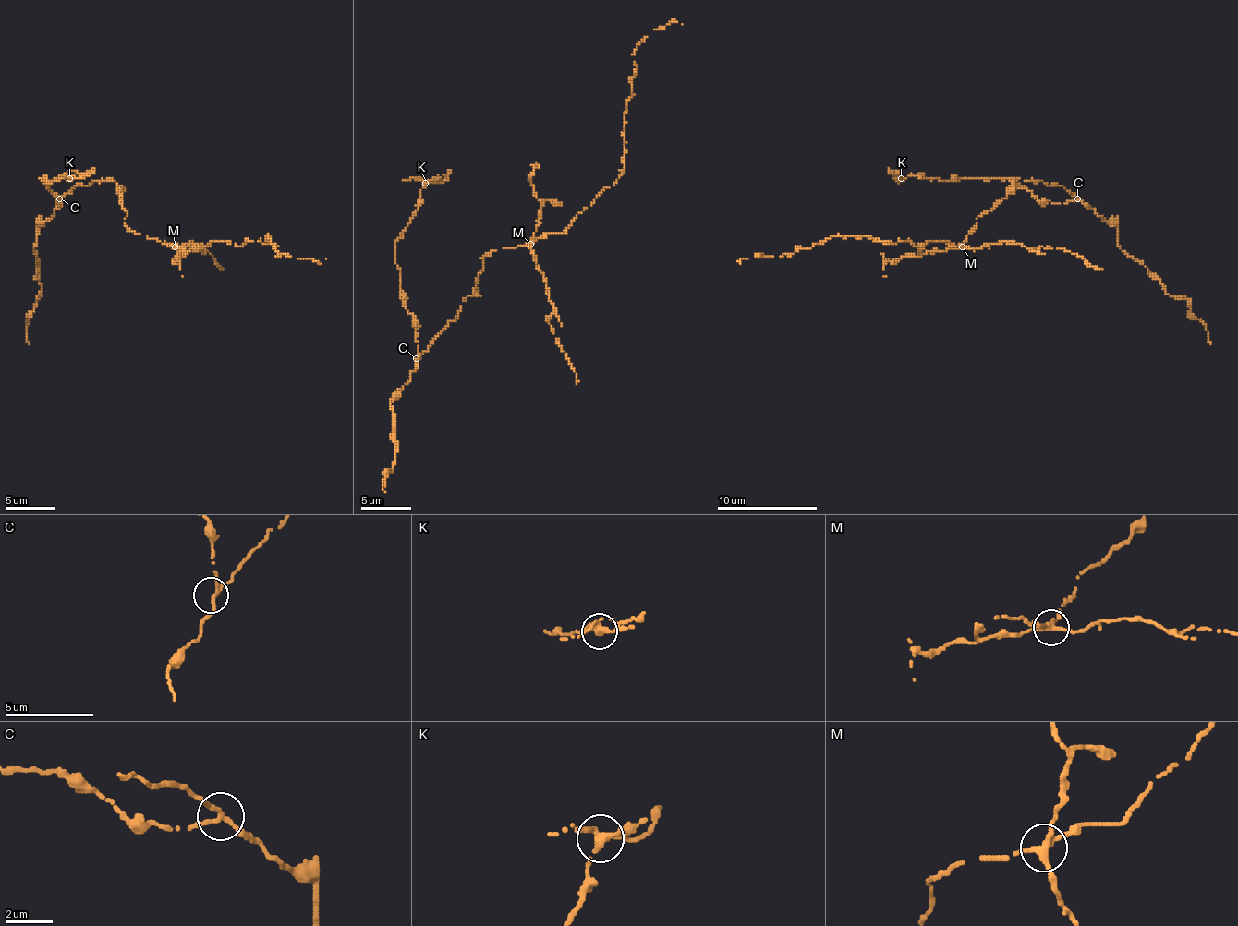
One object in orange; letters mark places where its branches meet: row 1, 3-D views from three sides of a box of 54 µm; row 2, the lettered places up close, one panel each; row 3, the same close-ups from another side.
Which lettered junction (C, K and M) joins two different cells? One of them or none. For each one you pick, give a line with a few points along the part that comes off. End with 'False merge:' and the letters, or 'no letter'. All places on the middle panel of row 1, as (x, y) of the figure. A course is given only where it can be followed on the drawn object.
M: course (531, 243), (534, 260), (546, 283), (546, 294), (553, 308), (549, 323), (556, 343), (576, 374), (576, 384)
False merge: M

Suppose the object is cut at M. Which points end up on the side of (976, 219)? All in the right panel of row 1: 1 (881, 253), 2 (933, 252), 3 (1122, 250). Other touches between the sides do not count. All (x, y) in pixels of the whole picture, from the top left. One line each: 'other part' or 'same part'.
1: other part
2: other part
3: same part

